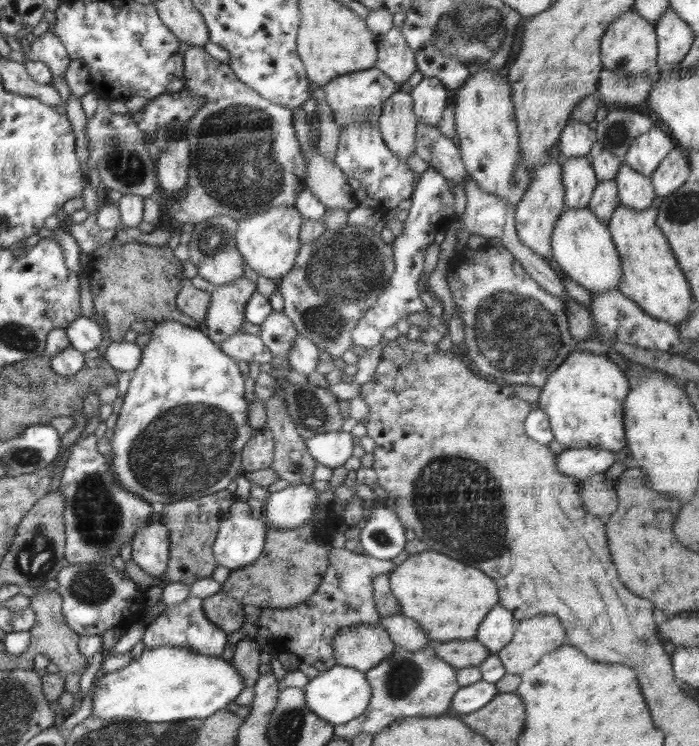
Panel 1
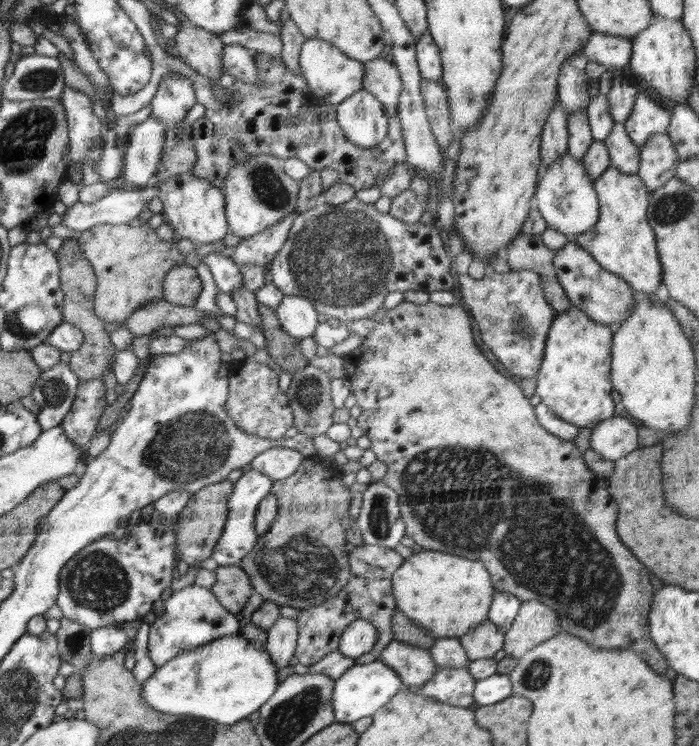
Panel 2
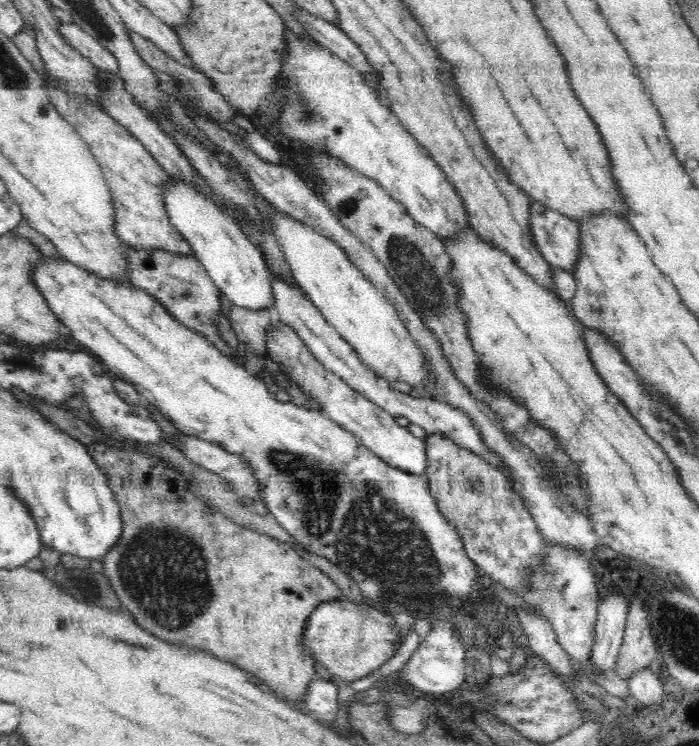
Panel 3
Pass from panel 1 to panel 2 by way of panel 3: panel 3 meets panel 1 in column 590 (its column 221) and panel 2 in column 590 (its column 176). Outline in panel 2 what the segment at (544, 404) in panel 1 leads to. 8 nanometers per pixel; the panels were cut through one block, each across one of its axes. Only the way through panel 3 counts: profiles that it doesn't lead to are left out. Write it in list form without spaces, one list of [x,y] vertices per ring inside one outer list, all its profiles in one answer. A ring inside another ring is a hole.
[[[571,305],[566,311],[557,314],[550,324],[550,331],[544,342],[544,355],[539,371],[535,378],[537,386],[535,394],[540,396],[541,402],[562,420],[580,426],[591,428],[598,426],[603,420],[608,420],[619,408],[612,402],[611,393],[611,351],[614,327],[596,323],[588,319],[588,315],[578,307]]]

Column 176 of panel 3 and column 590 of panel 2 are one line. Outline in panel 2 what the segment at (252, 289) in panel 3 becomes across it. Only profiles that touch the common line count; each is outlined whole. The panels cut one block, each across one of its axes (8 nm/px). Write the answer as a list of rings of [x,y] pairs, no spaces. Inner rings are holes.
[[[569,152],[544,169],[538,180],[535,195],[538,200],[538,210],[546,221],[547,228],[562,232],[570,241],[574,241],[574,236],[592,230],[598,222],[600,205],[593,180],[583,163],[578,162]]]

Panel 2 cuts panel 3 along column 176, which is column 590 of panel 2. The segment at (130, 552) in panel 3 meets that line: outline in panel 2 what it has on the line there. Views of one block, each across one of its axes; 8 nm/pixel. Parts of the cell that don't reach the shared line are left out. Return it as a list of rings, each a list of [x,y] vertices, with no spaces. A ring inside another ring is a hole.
[[[404,300],[396,307],[386,310],[384,318],[363,338],[360,347],[342,358],[345,377],[351,385],[351,393],[355,395],[356,405],[362,408],[362,413],[357,418],[357,426],[360,430],[364,430],[364,436],[370,439],[369,449],[376,455],[377,460],[388,466],[385,476],[380,481],[395,490],[398,495],[406,536],[426,550],[440,550],[468,560],[482,560],[490,568],[492,584],[496,591],[516,596],[521,603],[538,601],[549,606],[558,615],[561,631],[576,636],[596,648],[604,650],[639,648],[641,658],[658,674],[665,676],[669,665],[651,639],[648,626],[655,590],[648,580],[644,564],[640,564],[619,539],[615,527],[619,510],[616,501],[607,492],[606,480],[598,478],[586,466],[582,450],[579,450],[572,441],[560,438],[538,424],[534,407],[529,398],[523,395],[518,380],[498,374],[494,365],[480,352],[474,341],[469,311],[460,302],[444,306],[430,300],[424,305]]]

